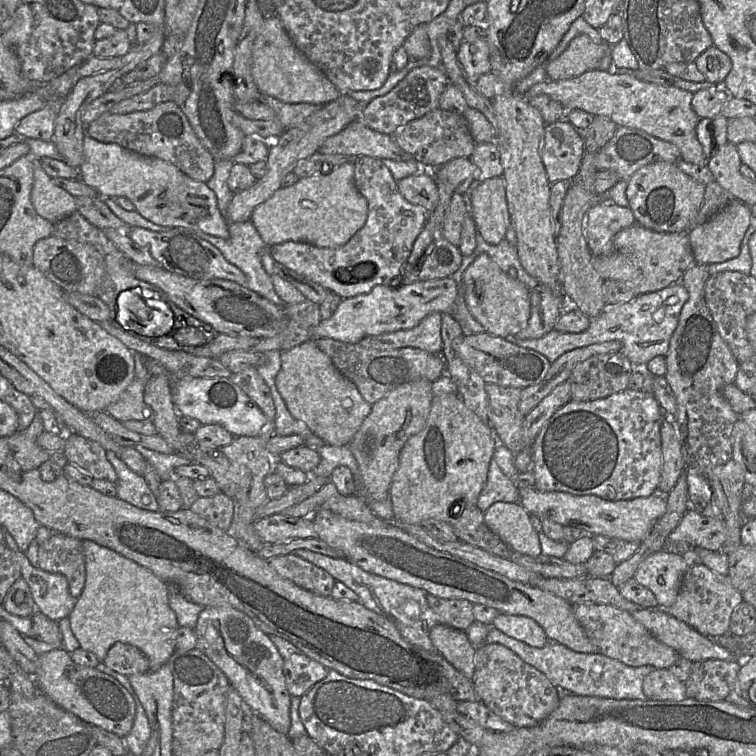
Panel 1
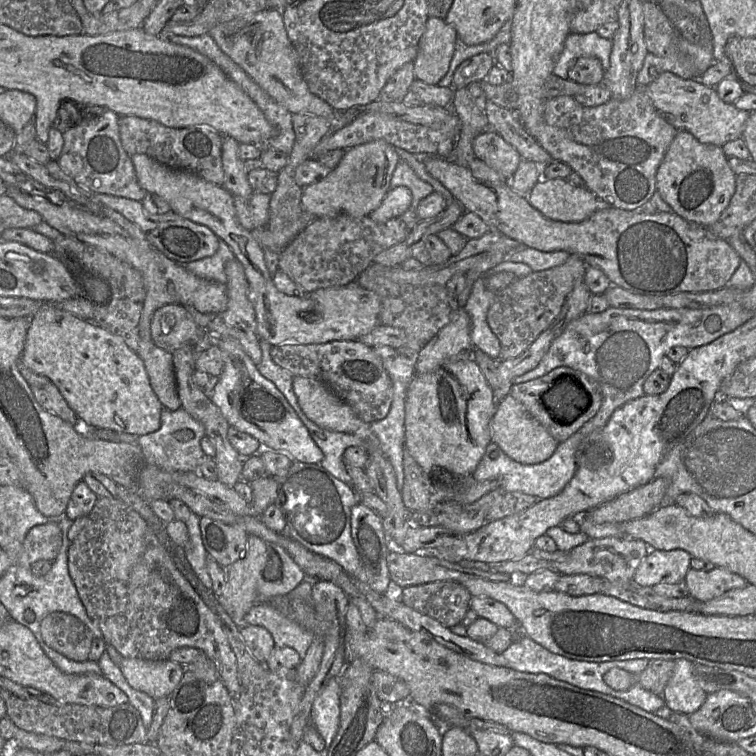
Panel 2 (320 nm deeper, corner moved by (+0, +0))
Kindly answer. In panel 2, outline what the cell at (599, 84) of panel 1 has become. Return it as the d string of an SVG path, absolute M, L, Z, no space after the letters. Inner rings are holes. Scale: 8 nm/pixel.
M655 66L649 68L649 74L657 77L647 85L648 95L656 110L669 124L678 131L691 133L703 144L722 146L728 141L742 138L750 112L723 102L715 87L706 86L694 79L683 79L671 72L657 75L657 70Z

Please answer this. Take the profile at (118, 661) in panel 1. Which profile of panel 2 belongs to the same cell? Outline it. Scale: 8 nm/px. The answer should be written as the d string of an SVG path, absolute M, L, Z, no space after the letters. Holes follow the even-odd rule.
M110 497L97 499L88 515L88 523L70 543L68 569L88 616L100 627L105 642L115 647L123 657L166 660L177 648L198 648L217 665L220 679L231 697L240 694L236 656L221 621L176 567L150 525L122 500ZM141 561L149 568L149 578L143 585L131 586L132 569Z

